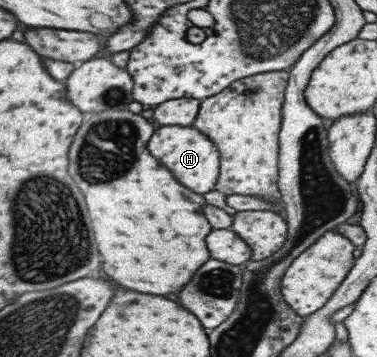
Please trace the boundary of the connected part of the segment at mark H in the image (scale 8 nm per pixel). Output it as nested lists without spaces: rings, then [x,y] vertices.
[[[160,126],[149,137],[147,150],[173,174],[173,178],[177,178],[177,182],[181,182],[181,186],[197,194],[214,189],[219,172],[219,153],[209,138],[198,130],[183,126]]]

